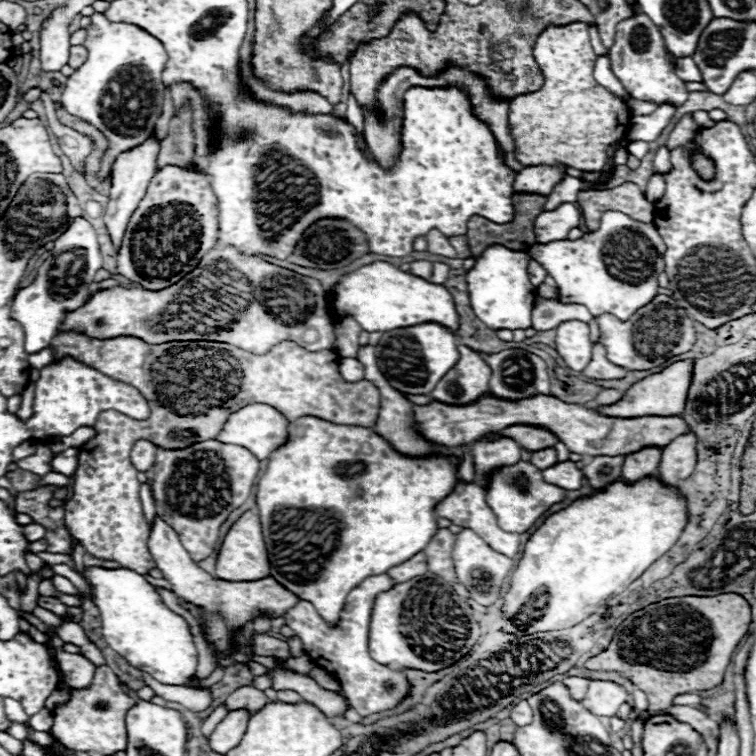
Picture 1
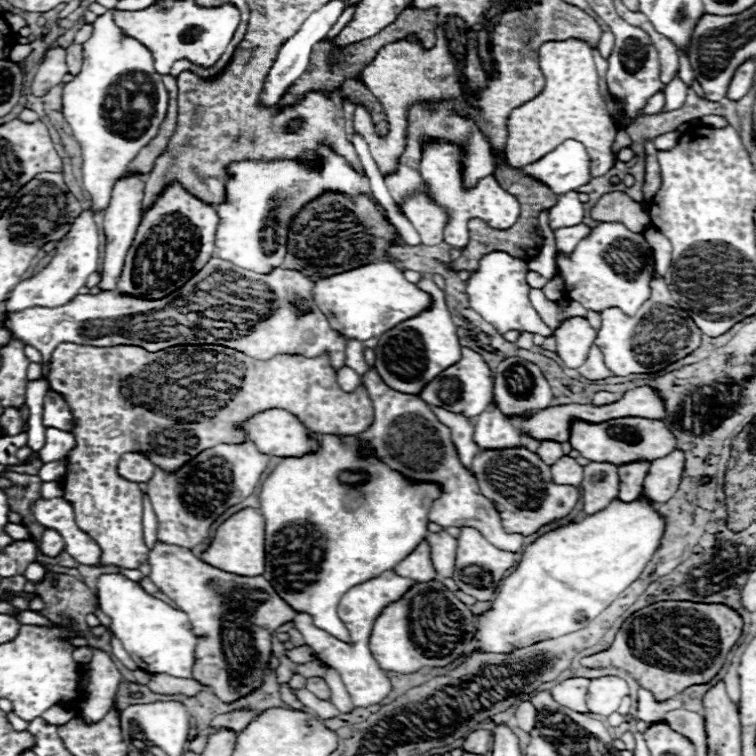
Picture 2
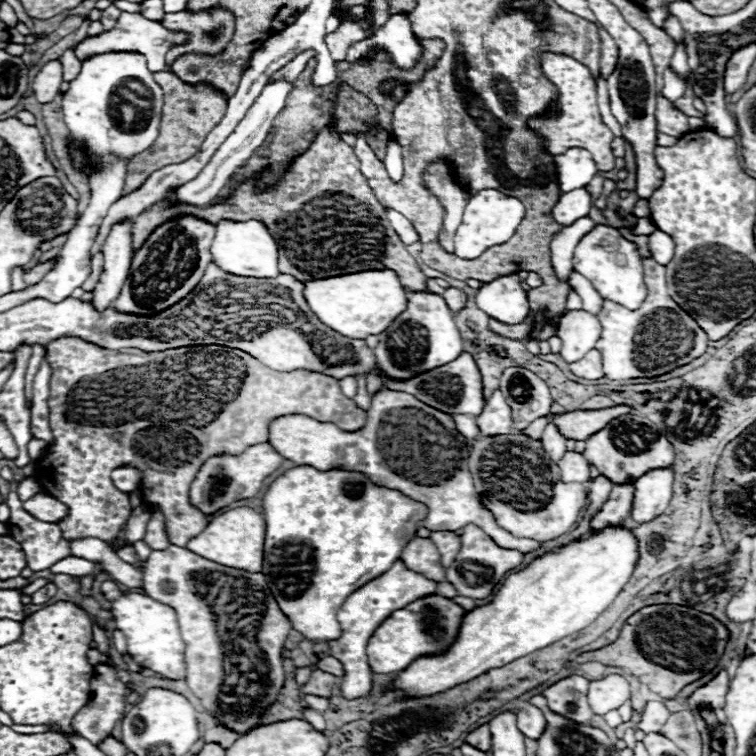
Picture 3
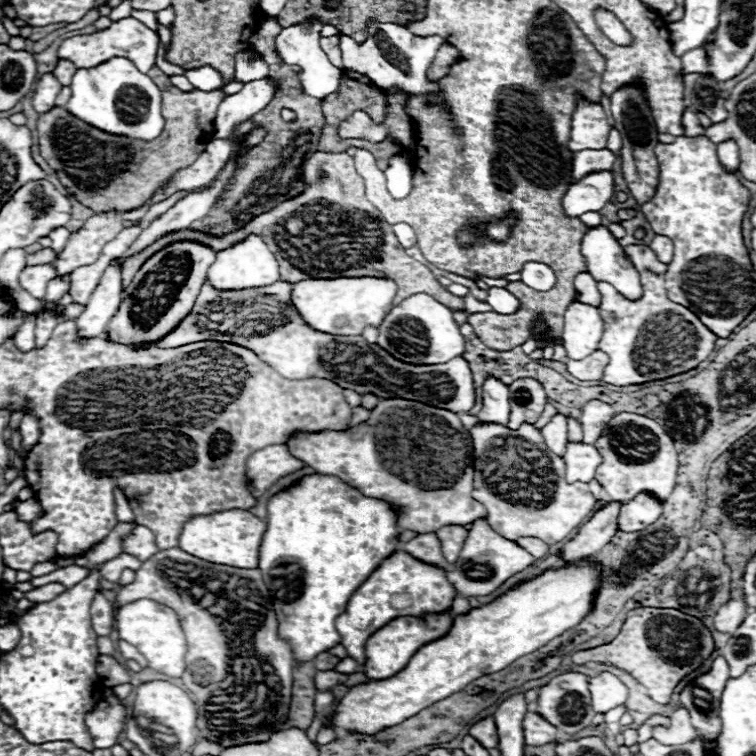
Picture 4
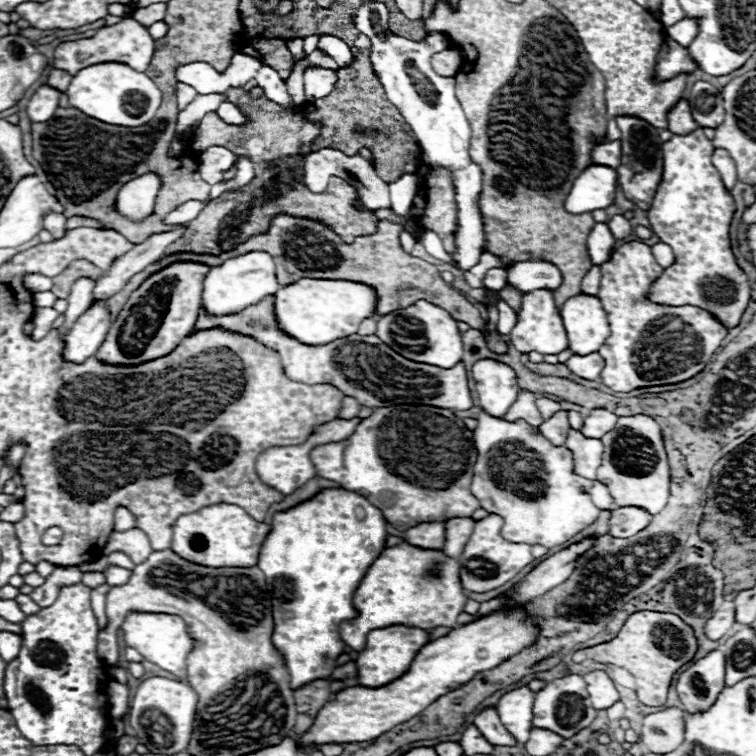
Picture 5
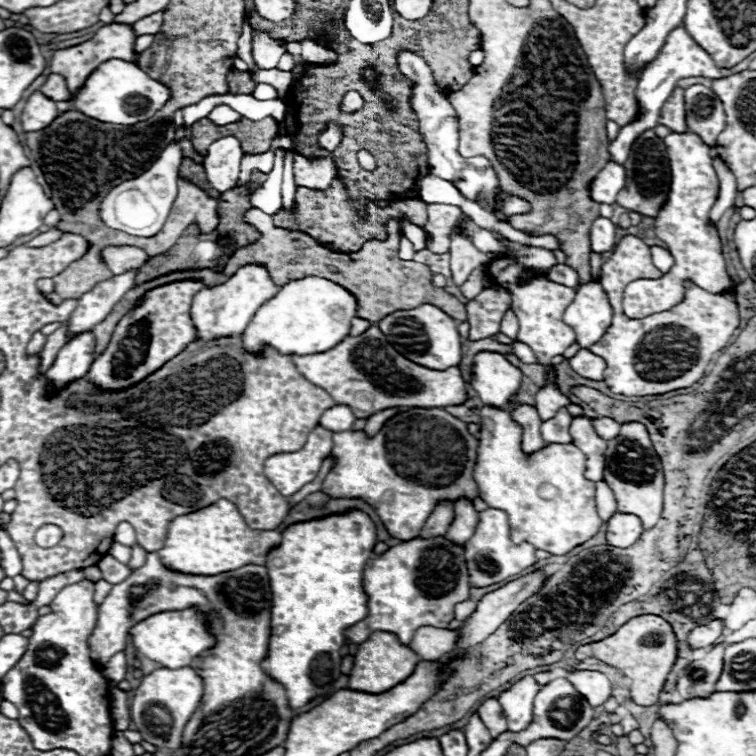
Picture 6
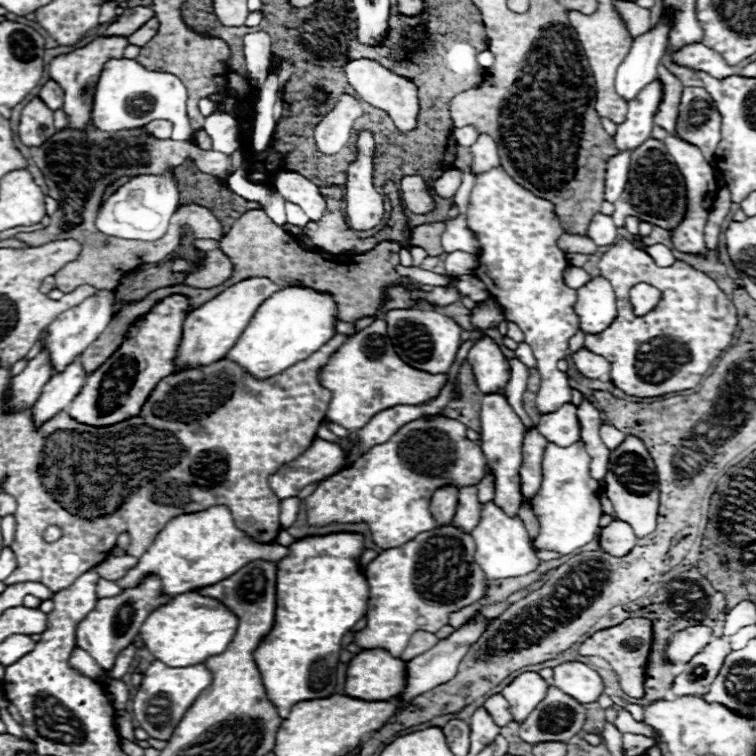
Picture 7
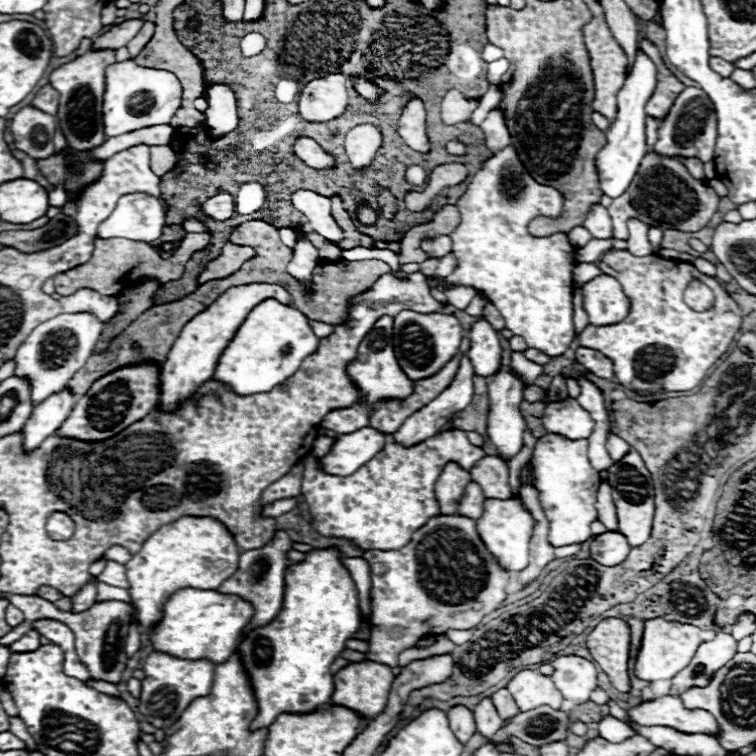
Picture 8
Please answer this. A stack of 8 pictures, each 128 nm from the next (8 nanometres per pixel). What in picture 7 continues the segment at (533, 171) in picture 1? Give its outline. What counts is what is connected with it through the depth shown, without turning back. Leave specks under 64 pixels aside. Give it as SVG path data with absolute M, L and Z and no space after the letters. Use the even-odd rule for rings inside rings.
M704 44L688 46L688 48L684 48L682 52L672 54L672 58L674 58L678 64L686 66L686 68L704 70L704 72L712 74L714 78L728 78L728 76L736 74L736 70L734 70L732 66L728 66L718 52L706 48ZM654 80L650 86L646 86L638 100L628 106L628 116L624 124L618 124L614 142L618 150L626 148L638 148L644 144L644 140L650 138L652 126L654 126L654 114L662 98L662 86L660 80Z

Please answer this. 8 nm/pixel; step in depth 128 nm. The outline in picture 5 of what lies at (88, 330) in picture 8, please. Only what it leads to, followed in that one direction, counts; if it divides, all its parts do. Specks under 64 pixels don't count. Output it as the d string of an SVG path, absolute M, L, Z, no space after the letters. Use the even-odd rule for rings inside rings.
M186 226L184 228L178 228L174 232L168 232L168 234L154 234L150 236L146 242L142 244L136 244L128 254L124 254L122 258L118 258L112 266L112 270L100 278L96 282L96 288L94 288L94 300L108 300L112 298L116 292L120 292L120 288L124 288L124 284L138 272L142 272L148 264L152 264L154 260L158 260L164 250L184 234Z

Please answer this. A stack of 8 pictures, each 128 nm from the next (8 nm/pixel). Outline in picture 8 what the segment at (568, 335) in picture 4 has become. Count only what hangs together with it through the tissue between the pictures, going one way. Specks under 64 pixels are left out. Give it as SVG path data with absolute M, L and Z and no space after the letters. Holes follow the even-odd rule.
M608 274L596 276L582 286L584 310L588 312L590 324L606 326L624 320L630 312L630 300L624 294L620 282Z

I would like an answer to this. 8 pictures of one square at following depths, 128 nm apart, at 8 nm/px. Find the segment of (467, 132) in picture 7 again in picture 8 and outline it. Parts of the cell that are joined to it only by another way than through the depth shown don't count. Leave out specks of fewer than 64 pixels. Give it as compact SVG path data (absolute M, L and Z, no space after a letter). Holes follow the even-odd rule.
M491 85L488 91L480 99L478 108L473 112L470 121L475 125L480 125L487 114L497 107L502 99L502 92L496 85Z

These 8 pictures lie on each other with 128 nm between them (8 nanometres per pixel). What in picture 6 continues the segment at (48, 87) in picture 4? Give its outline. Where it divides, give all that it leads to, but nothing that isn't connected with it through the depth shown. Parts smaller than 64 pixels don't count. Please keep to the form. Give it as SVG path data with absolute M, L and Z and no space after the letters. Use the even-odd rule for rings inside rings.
M38 90L26 100L26 106L22 112L22 128L24 128L24 132L38 132L38 130L46 128L48 124L52 124L52 120L56 120L56 116L58 116L56 102L48 100Z

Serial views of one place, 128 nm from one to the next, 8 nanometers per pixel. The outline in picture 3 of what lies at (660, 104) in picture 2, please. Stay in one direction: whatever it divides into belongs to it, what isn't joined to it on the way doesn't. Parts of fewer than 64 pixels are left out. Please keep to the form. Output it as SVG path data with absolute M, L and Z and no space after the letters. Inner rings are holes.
M666 68L664 72L664 90L662 94L668 100L678 100L684 94L684 78L680 78L672 68Z

